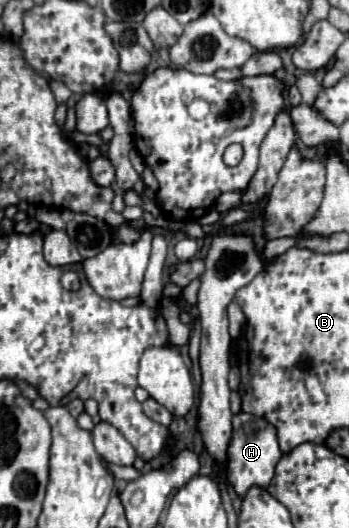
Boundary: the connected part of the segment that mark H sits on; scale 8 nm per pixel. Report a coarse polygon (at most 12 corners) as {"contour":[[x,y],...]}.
{"contour":[[233,416],[227,478],[239,496],[267,488],[283,452],[275,426]]}

